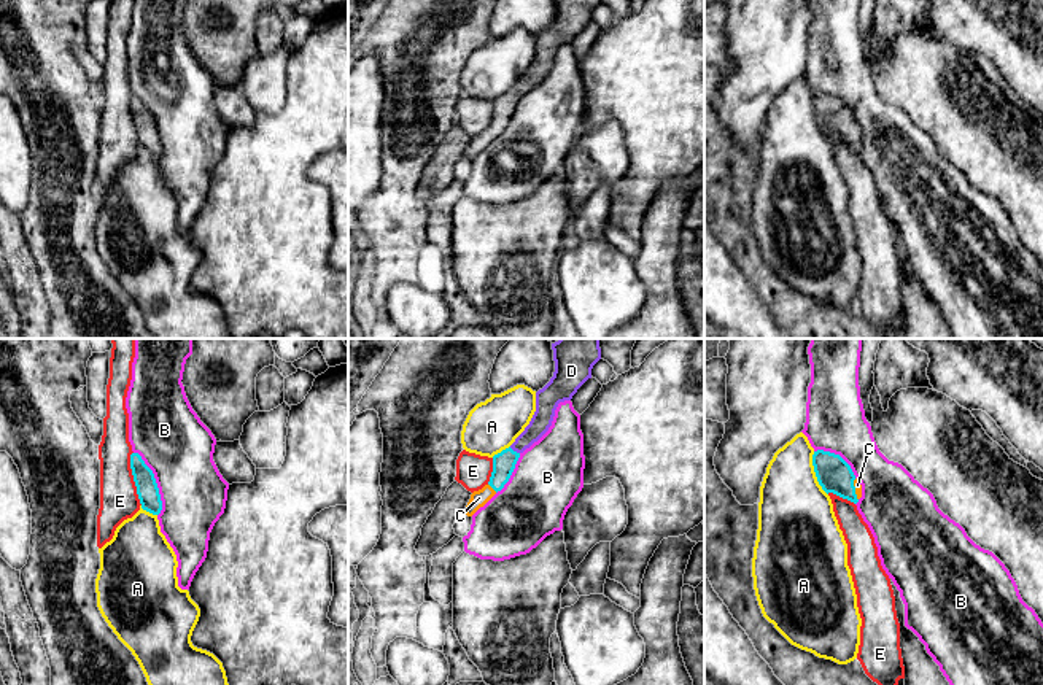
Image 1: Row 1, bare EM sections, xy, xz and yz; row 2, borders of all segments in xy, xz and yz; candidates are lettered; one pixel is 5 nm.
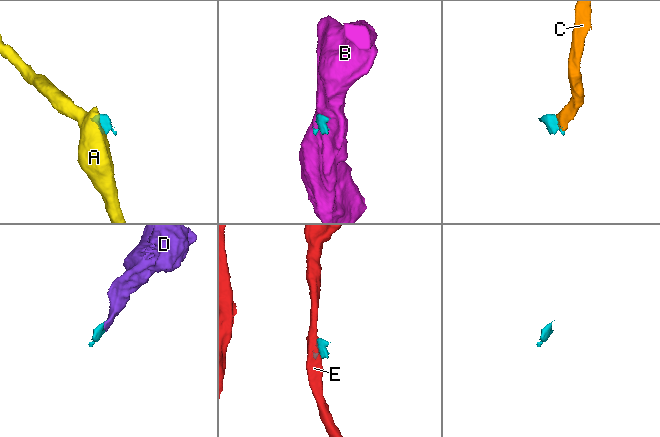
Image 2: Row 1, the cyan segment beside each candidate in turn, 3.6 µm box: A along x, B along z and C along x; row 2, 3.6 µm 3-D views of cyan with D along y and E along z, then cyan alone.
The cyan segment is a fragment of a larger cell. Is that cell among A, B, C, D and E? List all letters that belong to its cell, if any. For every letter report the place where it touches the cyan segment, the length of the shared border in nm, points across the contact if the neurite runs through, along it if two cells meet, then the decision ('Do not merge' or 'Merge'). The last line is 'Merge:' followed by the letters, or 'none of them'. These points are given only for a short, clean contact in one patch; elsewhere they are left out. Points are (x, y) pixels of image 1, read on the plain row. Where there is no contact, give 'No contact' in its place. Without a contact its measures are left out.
A: Touches cyan at yz (816, 118). Shared border 240 nm. Boundary: yz (813, 96), (813, 115), (818, 127), (827, 139). Do not merge
B: Touches cyan at xy (156, 127). Shared border 340 nm. Do not merge
C: Touches cyan at xz (493, 132). Shared border 60 nm. Path across: xz (504, 107), (493, 132), (479, 142). Merge
D: Touches cyan at xz (512, 94). Shared border 70 nm. Path across: xz (504, 107), (512, 94), (541, 65). Merge
E: Touches cyan at xy (134, 123). Shared border 280 nm. Boundary: xy (132, 96), (131, 118), (142, 148). Do not merge
Merge: C, D

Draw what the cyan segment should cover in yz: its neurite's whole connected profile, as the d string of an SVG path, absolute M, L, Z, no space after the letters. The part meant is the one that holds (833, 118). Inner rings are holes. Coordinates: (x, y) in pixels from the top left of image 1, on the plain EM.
M817 94L812 99L812 110L819 129L828 138L833 137L854 148L862 141L862 129L855 122L851 110L830 95Z

